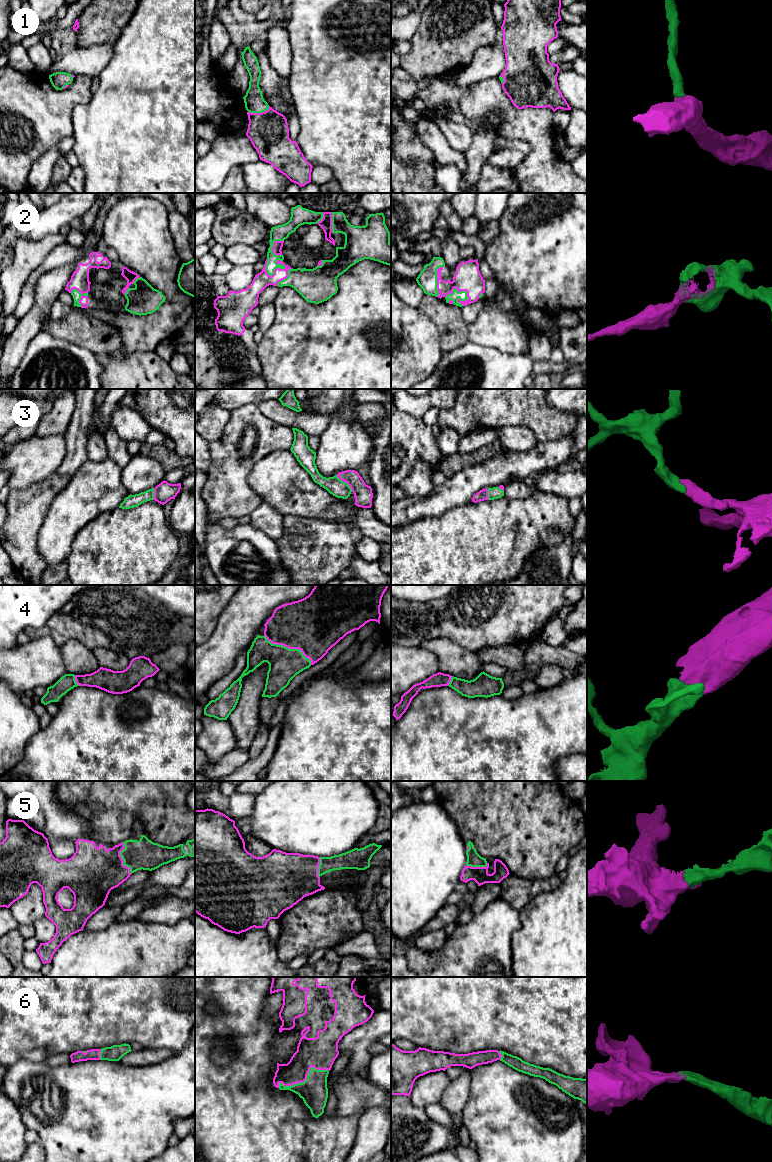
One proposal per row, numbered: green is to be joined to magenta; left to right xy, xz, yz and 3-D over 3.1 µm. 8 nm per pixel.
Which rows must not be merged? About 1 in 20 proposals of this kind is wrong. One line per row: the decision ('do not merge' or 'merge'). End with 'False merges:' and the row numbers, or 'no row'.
1: merge
2: merge
3: merge
4: merge
5: merge
6: merge
False merges: no row

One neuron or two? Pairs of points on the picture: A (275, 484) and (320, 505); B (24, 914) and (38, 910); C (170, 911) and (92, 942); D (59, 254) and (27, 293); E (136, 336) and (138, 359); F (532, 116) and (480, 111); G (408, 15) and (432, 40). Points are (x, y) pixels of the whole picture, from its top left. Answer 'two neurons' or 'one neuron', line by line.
A: one neuron
B: one neuron
C: two neurons
D: one neuron
E: two neurons
F: one neuron
G: two neurons

